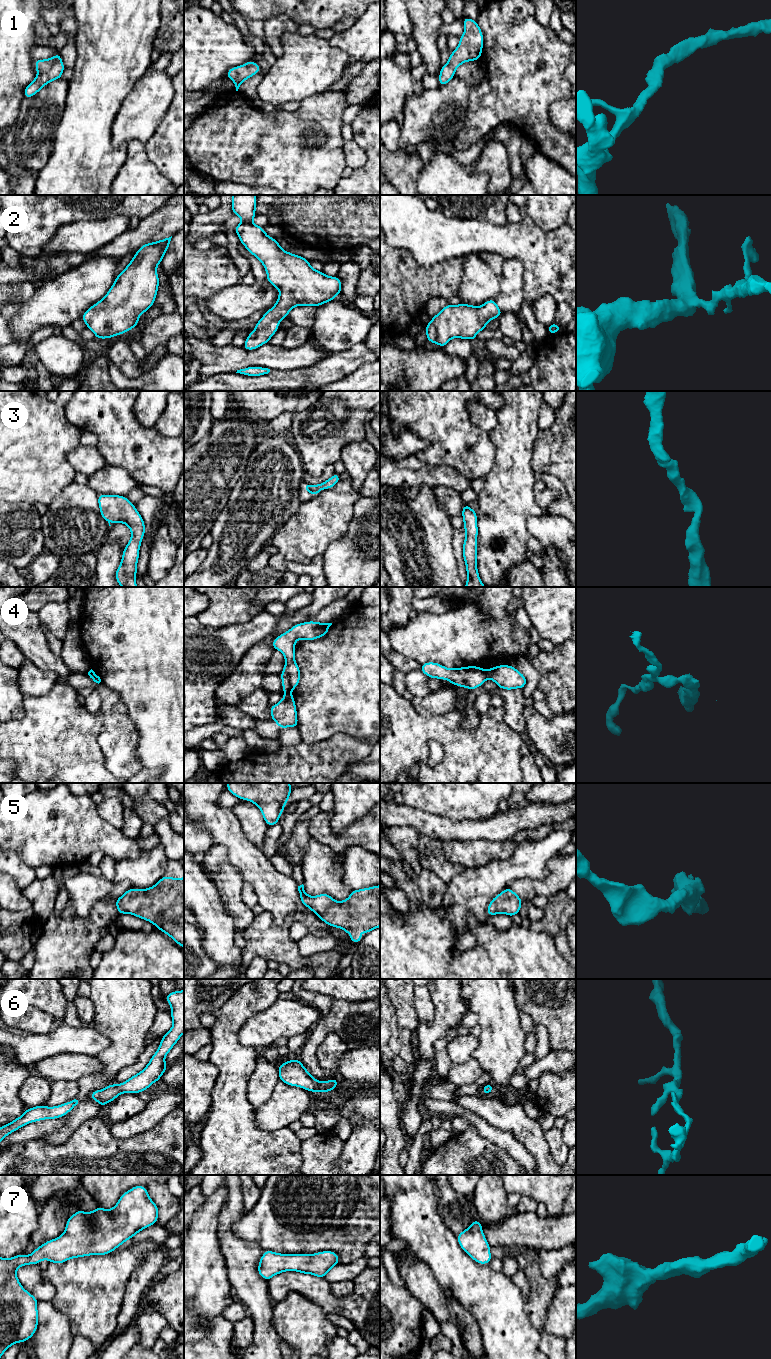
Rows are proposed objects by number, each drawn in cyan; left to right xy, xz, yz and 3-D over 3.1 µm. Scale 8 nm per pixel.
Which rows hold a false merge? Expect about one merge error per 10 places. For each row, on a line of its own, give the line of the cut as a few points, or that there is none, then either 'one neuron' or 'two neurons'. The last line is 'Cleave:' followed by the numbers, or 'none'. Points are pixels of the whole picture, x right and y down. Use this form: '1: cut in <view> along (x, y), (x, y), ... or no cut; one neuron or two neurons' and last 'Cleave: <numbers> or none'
1: no cut; one neuron
2: no cut; one neuron
3: no cut; one neuron
4: cut in yz along (486, 671), (488, 677); two neurons
5: no cut; one neuron
6: no cut; one neuron
7: no cut; one neuron
Cleave: 4

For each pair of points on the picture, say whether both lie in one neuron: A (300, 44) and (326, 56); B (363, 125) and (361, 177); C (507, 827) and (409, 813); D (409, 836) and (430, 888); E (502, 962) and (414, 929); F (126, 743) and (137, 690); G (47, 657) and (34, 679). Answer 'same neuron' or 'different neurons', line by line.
A: same neuron
B: same neuron
C: same neuron
D: same neuron
E: same neuron
F: different neurons
G: different neurons

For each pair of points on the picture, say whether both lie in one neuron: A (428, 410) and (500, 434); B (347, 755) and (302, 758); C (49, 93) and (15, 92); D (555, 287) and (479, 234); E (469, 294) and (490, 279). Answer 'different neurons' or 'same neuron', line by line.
A: different neurons
B: same neuron
C: different neurons
D: same neuron
E: same neuron

